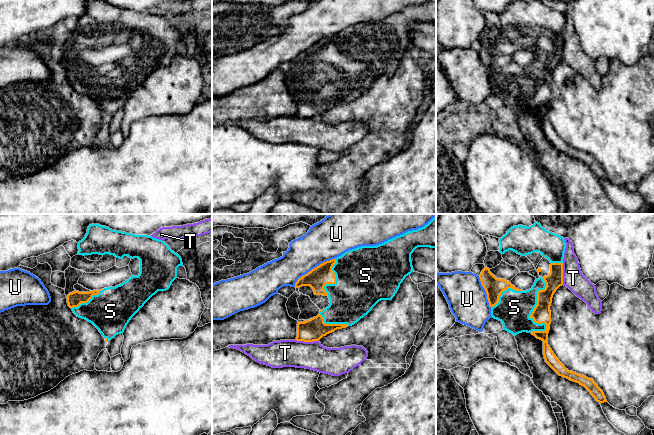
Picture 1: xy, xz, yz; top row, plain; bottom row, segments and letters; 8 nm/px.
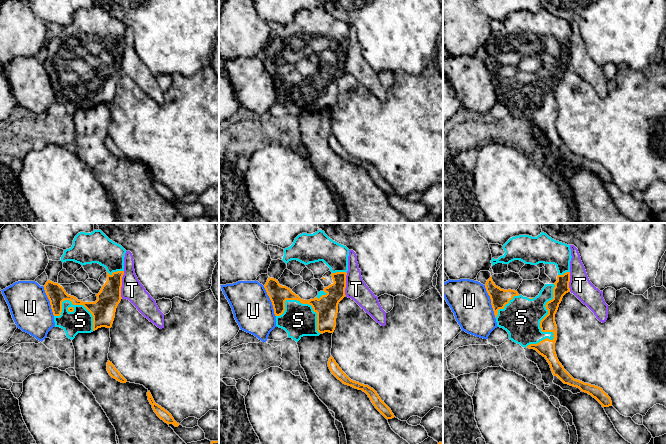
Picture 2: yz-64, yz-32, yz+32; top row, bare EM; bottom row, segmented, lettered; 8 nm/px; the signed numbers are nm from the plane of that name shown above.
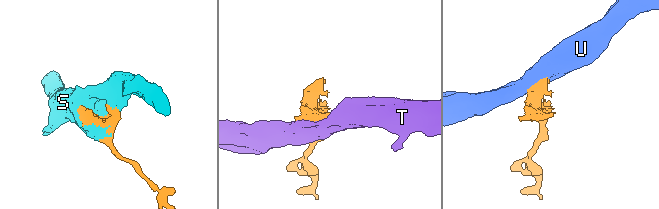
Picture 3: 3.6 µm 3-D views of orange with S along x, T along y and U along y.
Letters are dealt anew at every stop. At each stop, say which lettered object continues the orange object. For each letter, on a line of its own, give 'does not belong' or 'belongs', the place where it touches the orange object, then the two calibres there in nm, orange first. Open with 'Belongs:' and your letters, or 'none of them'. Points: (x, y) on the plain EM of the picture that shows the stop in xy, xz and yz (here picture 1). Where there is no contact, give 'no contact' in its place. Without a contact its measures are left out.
Belongs: S
S: belongs; meets orange in yz at (531, 89); 140 nm thick on the orange side, 280 nm on the other
T: does not belong; meets orange in xz at (307, 117); 180 nm thick on the orange side, 220 nm on the other
U: does not belong; meets orange in xz at (312, 45); 170 nm thick on the orange side, 300 nm on the other

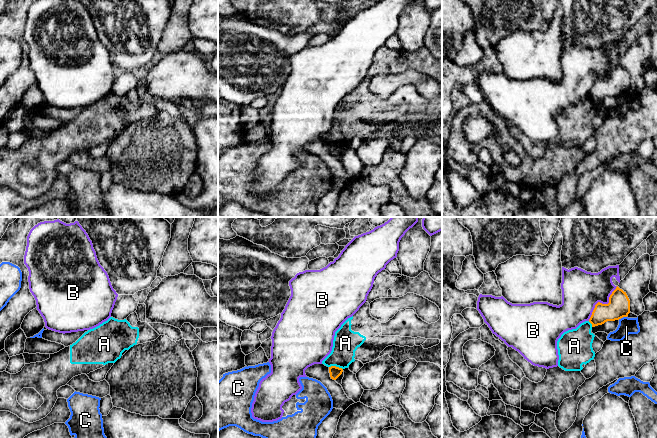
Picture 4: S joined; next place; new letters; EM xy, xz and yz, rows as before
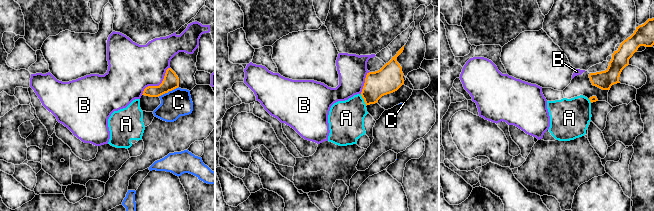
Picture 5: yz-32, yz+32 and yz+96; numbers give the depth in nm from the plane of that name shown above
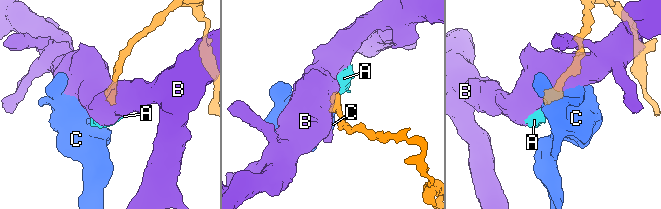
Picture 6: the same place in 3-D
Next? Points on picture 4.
Belongs: none of them
A: does not belong; meets orange in xz at (335, 142); 90 nm thick on the orange side, 200 nm on the other
B: does not belong; meets orange in yz at (601, 79); 180 nm thick on the orange side, 320 nm on the other
C: does not belong; meets orange in yz at (622, 93); 180 nm thick on the orange side, 130 nm on the other

